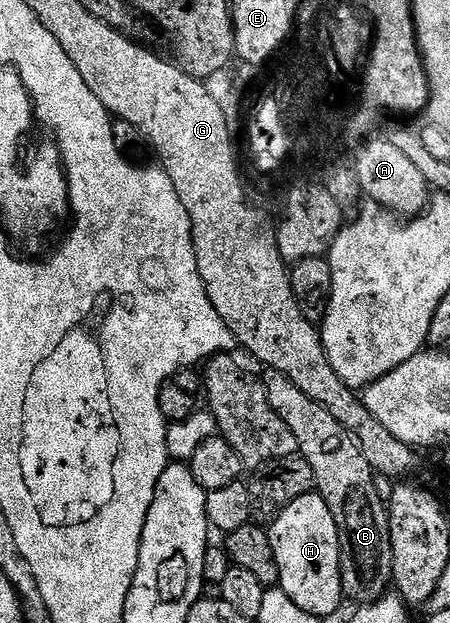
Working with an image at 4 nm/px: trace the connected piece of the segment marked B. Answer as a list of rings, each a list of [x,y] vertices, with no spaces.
[[[273,368],[267,369],[262,376],[264,386],[268,389],[268,397],[270,398],[270,406],[274,406],[276,413],[282,418],[282,422],[286,422],[286,426],[294,434],[296,446],[299,455],[310,462],[310,466],[314,470],[314,478],[316,479],[315,491],[320,493],[320,497],[326,502],[326,506],[330,506],[330,514],[334,514],[334,522],[338,526],[338,538],[340,539],[340,573],[342,574],[342,586],[344,587],[344,595],[349,601],[353,600],[353,605],[363,606],[365,604],[373,604],[381,598],[393,587],[392,582],[392,547],[390,546],[390,522],[388,521],[388,505],[384,504],[375,489],[375,475],[371,466],[366,462],[366,458],[362,454],[362,450],[356,444],[352,436],[338,422],[334,422],[334,418],[322,406],[318,406],[318,402],[314,402],[310,398],[306,398],[306,394],[302,394],[302,390],[298,390],[298,386],[294,386],[294,382],[290,382],[290,378],[286,378],[282,374],[278,374],[278,370]]]

